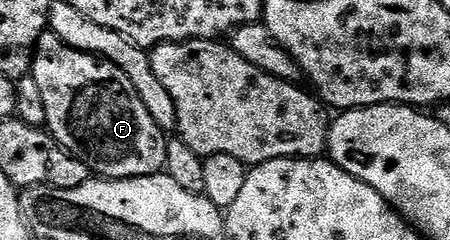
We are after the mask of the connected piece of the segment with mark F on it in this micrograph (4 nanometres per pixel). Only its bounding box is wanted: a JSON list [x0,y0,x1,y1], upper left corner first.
[30,31,169,179]

